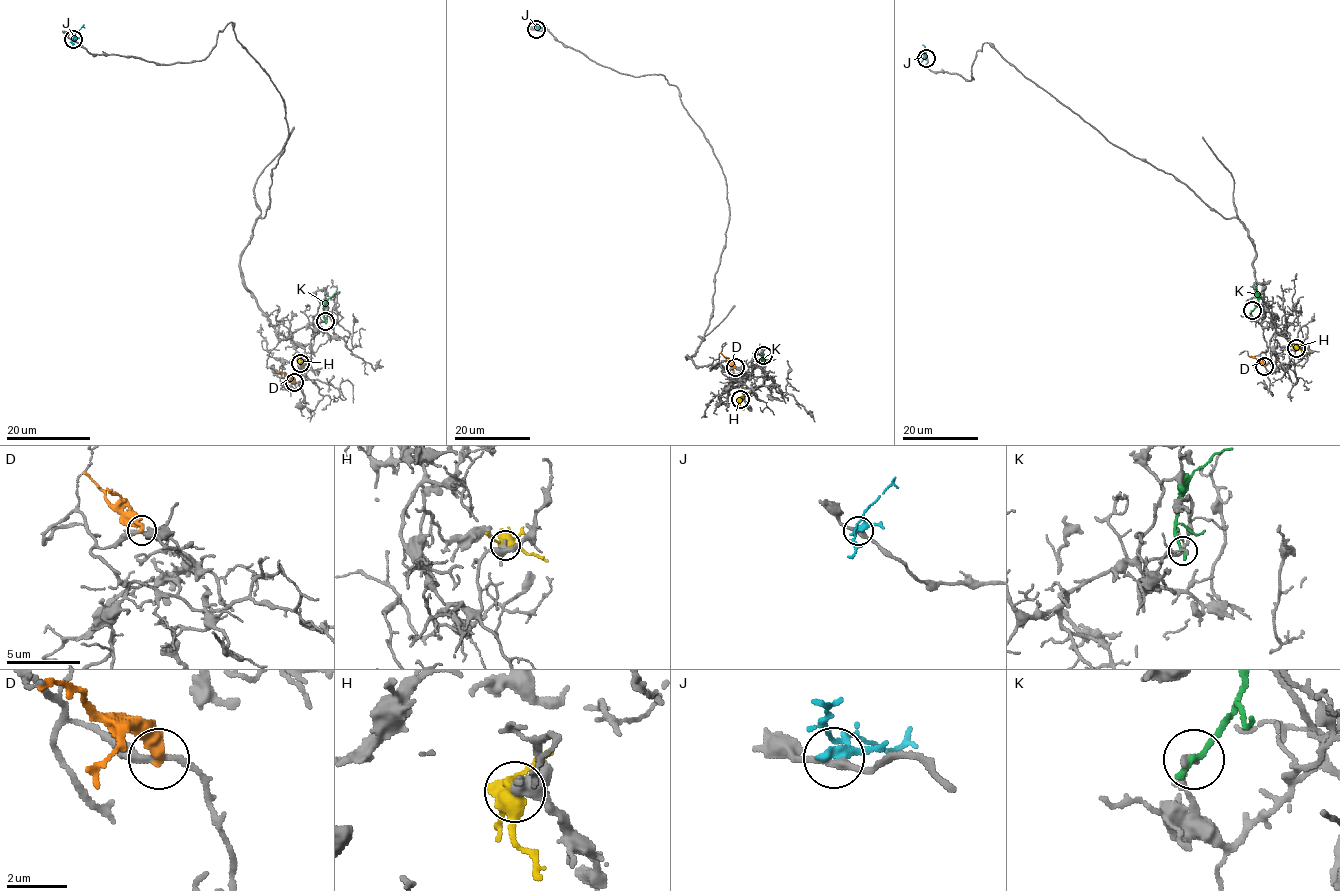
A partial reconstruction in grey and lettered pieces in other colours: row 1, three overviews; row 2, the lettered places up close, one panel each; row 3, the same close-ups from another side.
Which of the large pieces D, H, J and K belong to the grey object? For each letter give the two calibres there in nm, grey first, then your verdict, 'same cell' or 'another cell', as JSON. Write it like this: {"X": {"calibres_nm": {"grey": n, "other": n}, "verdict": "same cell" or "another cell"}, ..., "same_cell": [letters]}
{"D": {"calibres_nm": {"grey": 240, "other": 360}, "verdict": "another cell"}, "H": {"calibres_nm": {"grey": 320, "other": 500}, "verdict": "another cell"}, "J": {"calibres_nm": {"grey": 240, "other": 220}, "verdict": "another cell"}, "K": {"calibres_nm": {"grey": 190, "other": 240}, "verdict": "another cell"}, "same_cell": []}

